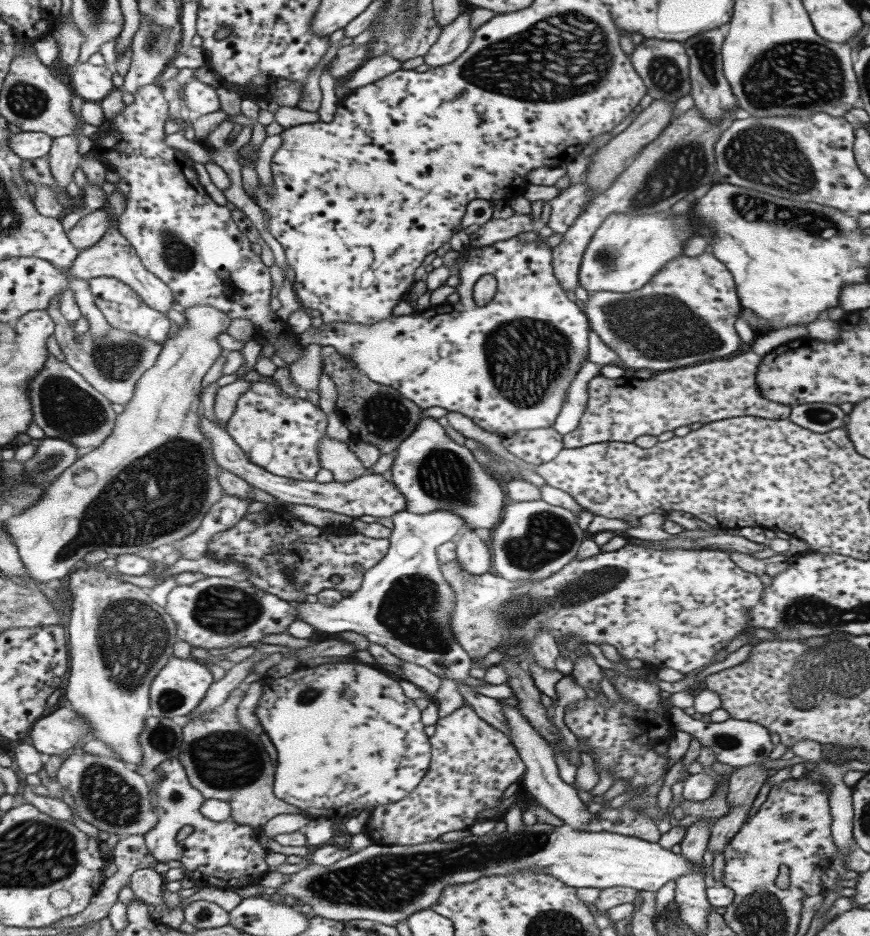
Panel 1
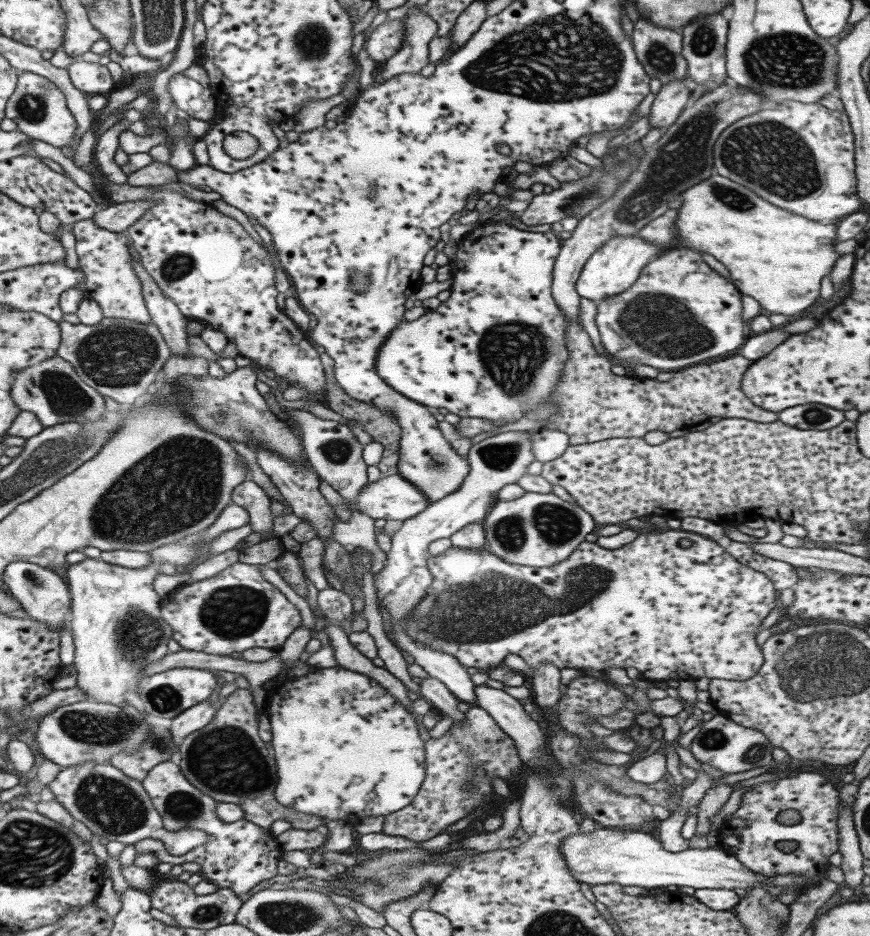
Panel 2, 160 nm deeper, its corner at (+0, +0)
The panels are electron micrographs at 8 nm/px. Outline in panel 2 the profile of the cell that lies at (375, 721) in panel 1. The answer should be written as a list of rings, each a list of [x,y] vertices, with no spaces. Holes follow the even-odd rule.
[[[340,666],[331,668],[318,668],[317,671],[307,673],[301,677],[289,678],[279,683],[267,694],[267,712],[270,722],[271,746],[275,750],[275,766],[277,766],[277,786],[275,786],[275,800],[283,806],[289,806],[293,810],[299,810],[303,814],[313,814],[327,820],[344,820],[350,825],[355,825],[363,816],[385,816],[407,806],[416,795],[422,780],[424,779],[424,742],[419,738],[413,715],[407,713],[407,709],[397,702],[382,686],[374,680],[357,672],[345,670]]]

